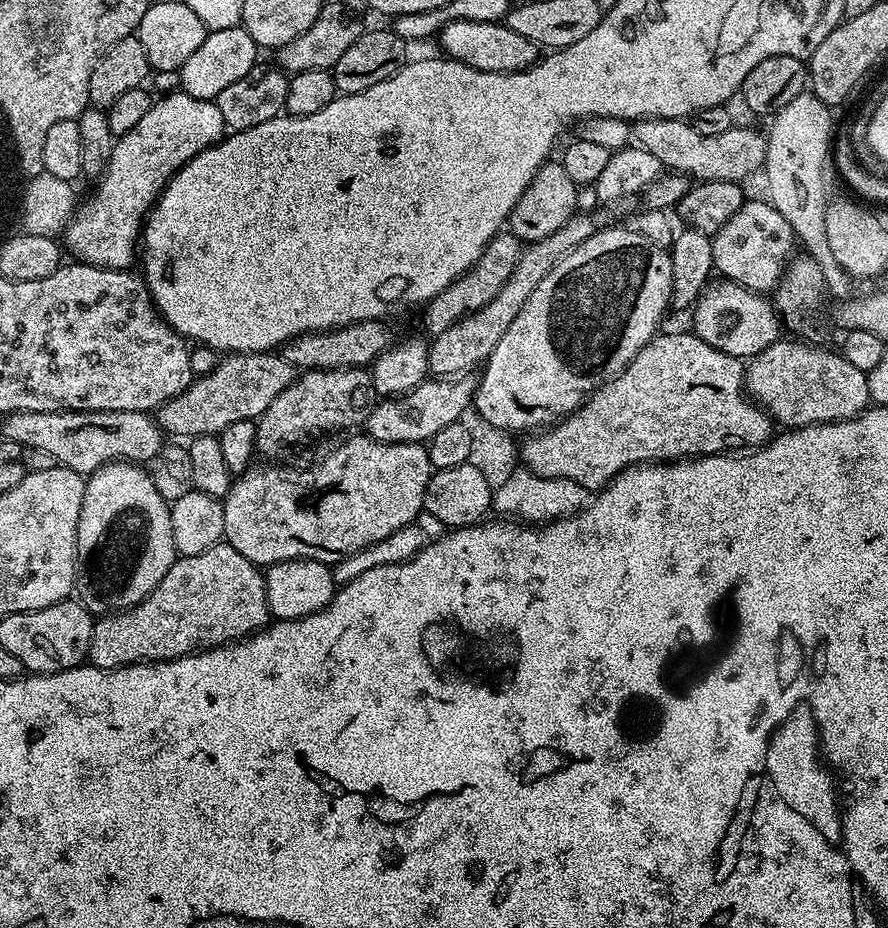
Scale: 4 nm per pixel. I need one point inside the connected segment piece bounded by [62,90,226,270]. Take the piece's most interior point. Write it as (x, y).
(105, 231)

